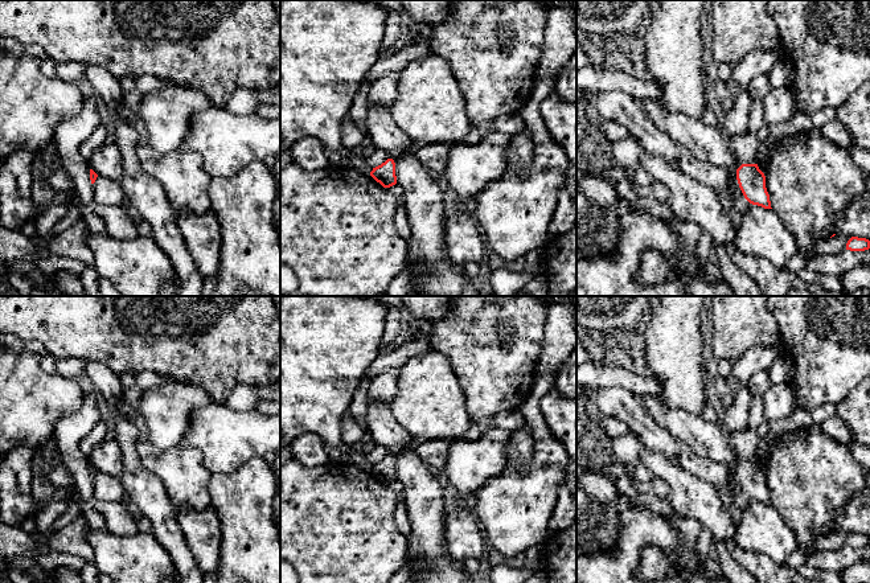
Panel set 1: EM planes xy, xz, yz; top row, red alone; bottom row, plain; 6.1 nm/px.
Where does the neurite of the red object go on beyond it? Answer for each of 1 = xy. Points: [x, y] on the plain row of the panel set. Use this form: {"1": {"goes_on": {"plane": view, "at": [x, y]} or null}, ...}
{"1": {"goes_on": null}}

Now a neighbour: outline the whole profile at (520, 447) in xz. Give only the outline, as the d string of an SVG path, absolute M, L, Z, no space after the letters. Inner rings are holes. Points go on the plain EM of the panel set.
M522 423L517 430L510 431L508 447L506 447L506 463L524 465L533 455L533 439L529 427Z

